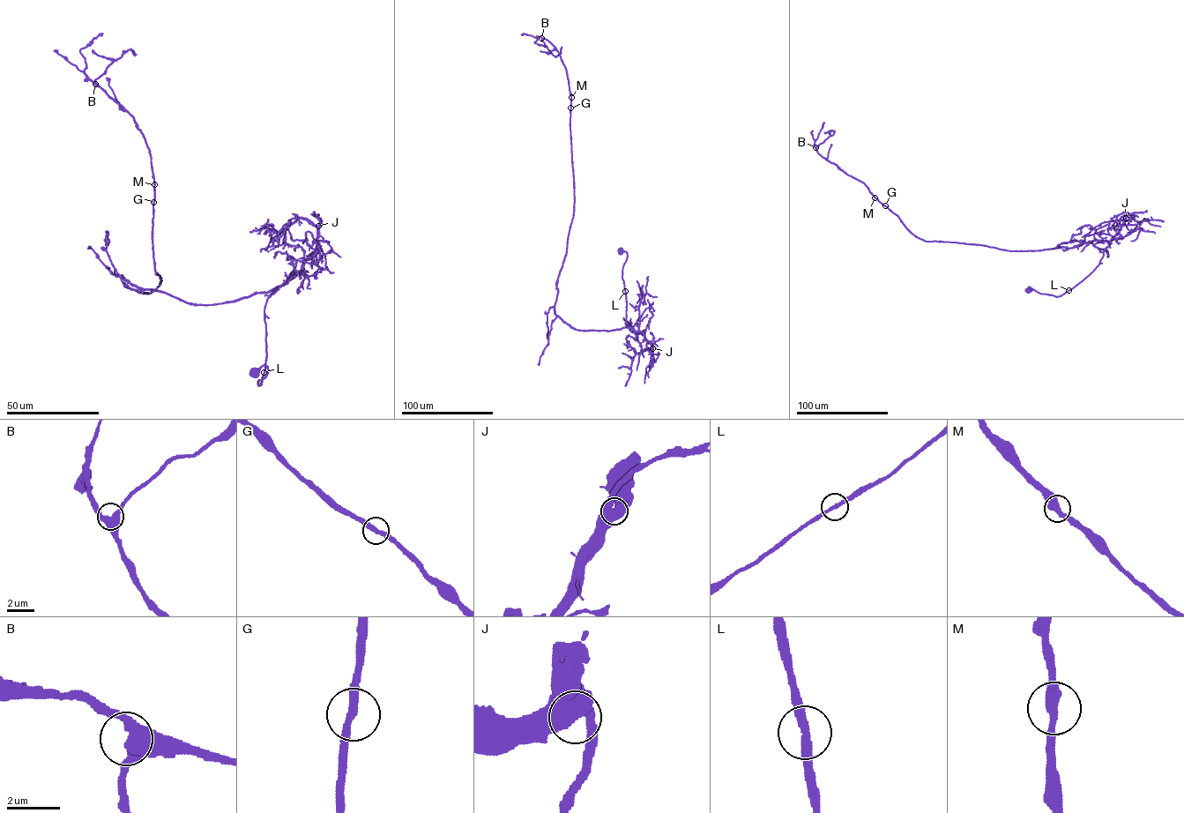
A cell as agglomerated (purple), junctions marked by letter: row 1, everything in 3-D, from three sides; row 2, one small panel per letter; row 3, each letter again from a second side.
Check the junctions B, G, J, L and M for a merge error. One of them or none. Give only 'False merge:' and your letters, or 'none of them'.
False merge: none of them

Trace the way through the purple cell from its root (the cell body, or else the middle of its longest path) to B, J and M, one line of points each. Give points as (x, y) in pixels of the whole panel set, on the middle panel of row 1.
B: (621, 250), (632, 328), (572, 328), (554, 308), (573, 213), (571, 96), (558, 52), (541, 38)
J: (621, 250), (627, 255), (622, 272), (626, 302), (625, 324), (642, 331), (652, 348)
M: (621, 250), (627, 255), (622, 272), (625, 324), (632, 328), (572, 328), (554, 308), (573, 213), (571, 97)

